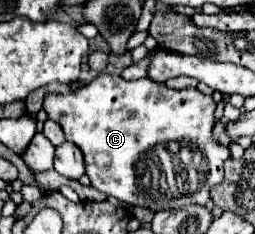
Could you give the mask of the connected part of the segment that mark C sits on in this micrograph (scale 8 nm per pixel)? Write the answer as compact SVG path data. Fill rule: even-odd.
M99 74L93 82L71 94L45 94L43 102L47 116L61 124L67 142L83 152L87 176L95 190L155 212L177 208L173 206L175 196L169 192L167 182L157 182L155 176L149 176L147 156L159 144L171 140L195 144L209 162L205 184L187 196L187 204L205 206L209 202L209 188L223 182L223 162L231 158L231 152L213 136L215 106L215 100L201 94L197 88L171 90L151 78L125 80L111 74Z

